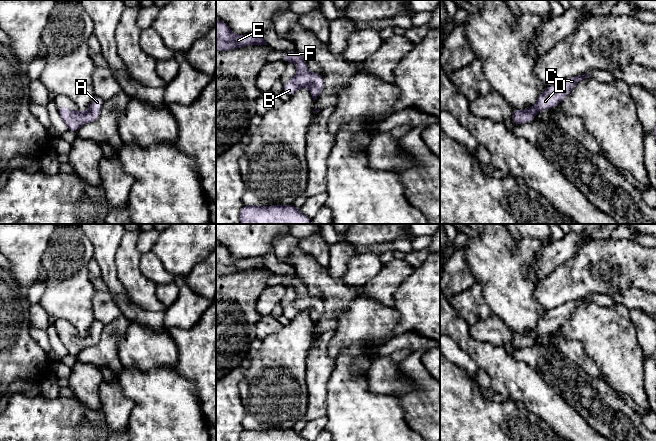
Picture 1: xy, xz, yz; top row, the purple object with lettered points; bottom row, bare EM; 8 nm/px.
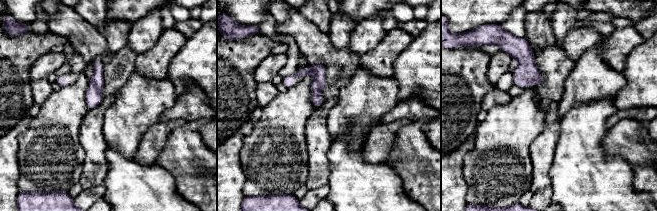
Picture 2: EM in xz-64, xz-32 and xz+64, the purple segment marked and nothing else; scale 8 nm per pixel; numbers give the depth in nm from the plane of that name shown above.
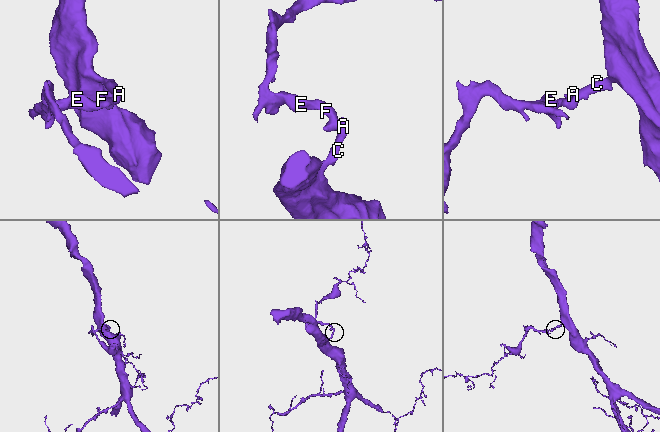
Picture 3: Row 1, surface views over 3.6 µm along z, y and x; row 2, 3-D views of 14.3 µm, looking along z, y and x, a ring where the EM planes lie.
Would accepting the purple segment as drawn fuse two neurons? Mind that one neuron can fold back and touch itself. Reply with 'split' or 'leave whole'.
leave whole

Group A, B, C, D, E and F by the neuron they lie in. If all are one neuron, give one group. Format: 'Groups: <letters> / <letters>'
Groups: A B C D E F

